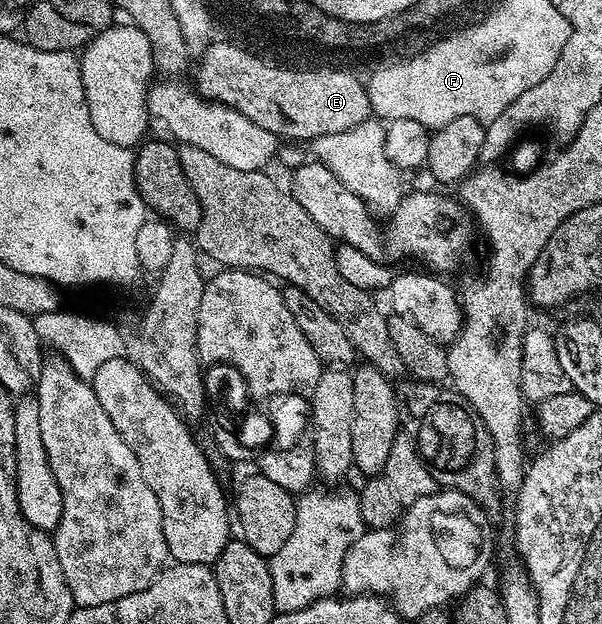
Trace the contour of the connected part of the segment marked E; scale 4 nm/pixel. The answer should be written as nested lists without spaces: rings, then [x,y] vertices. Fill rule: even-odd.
[[[223,36],[223,44],[217,46],[217,52],[213,52],[213,56],[211,56],[211,52],[208,52],[209,58],[201,58],[201,63],[196,69],[197,82],[195,81],[195,88],[199,94],[208,98],[209,101],[217,101],[225,106],[235,107],[241,115],[247,117],[253,124],[265,128],[278,138],[287,136],[295,140],[311,142],[315,138],[346,131],[370,117],[372,107],[367,87],[361,78],[359,80],[351,74],[352,71],[337,70],[334,73],[312,73],[308,69],[298,69],[279,64],[267,68],[237,48],[237,43],[230,36]]]

